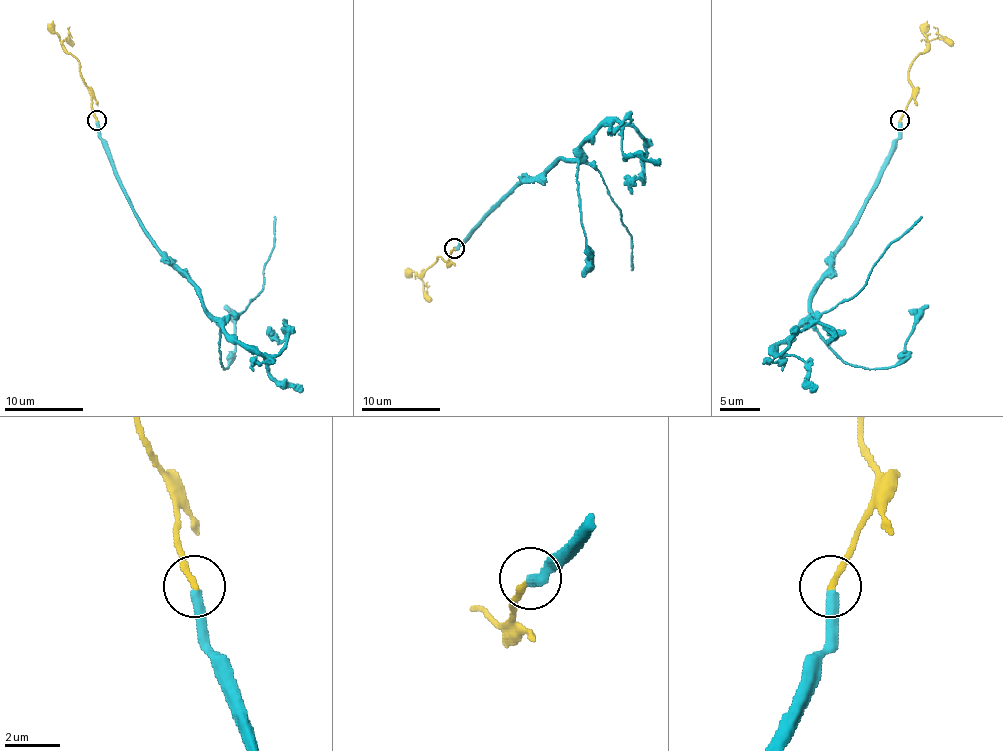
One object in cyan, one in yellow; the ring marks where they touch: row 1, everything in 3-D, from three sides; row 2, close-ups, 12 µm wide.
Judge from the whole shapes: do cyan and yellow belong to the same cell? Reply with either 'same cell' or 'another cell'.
another cell

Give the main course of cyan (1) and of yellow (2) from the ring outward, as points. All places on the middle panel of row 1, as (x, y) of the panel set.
1: (454, 248), (521, 183), (534, 181), (556, 160), (574, 160), (582, 229), (592, 252), (592, 262), (582, 276)
2: (454, 248), (448, 260), (438, 256), (420, 276), (424, 294), (430, 302)

